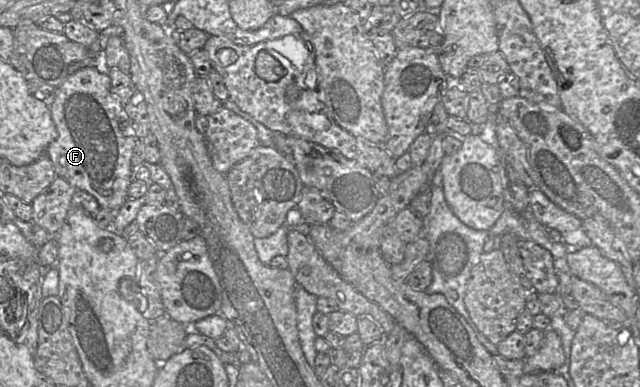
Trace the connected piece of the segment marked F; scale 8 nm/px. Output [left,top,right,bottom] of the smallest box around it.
[46,67,137,211]

